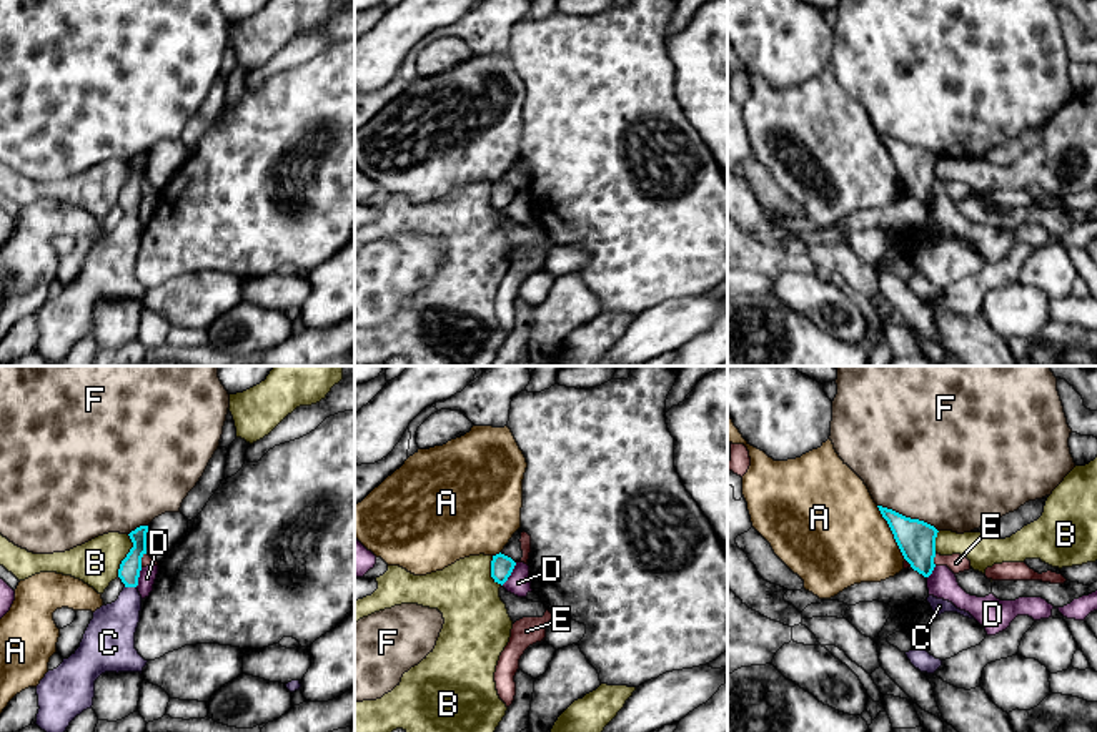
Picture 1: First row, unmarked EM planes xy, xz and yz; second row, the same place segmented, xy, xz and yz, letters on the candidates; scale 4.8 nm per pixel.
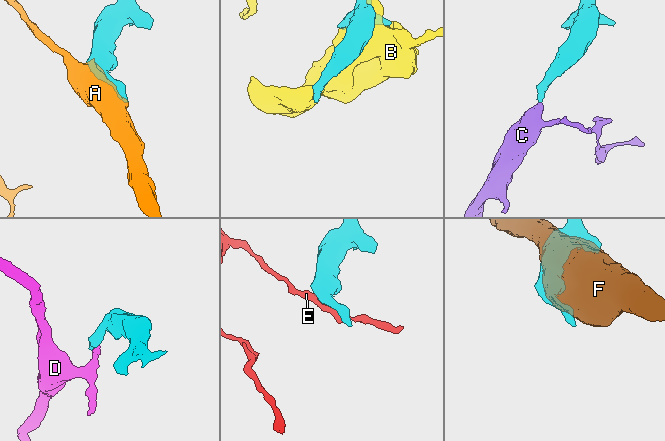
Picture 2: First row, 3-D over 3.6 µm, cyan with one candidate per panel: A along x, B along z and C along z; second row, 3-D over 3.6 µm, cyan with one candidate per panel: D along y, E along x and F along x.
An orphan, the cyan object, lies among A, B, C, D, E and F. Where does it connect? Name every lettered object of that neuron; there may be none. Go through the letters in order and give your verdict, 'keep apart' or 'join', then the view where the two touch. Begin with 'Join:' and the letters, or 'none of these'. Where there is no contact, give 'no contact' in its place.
Join: C
A: keep apart; contact in yz
B: keep apart; contact in xy
C: join; contact in xy
D: keep apart; contact in xz
E: keep apart; contact in yz
F: keep apart; contact in yz

